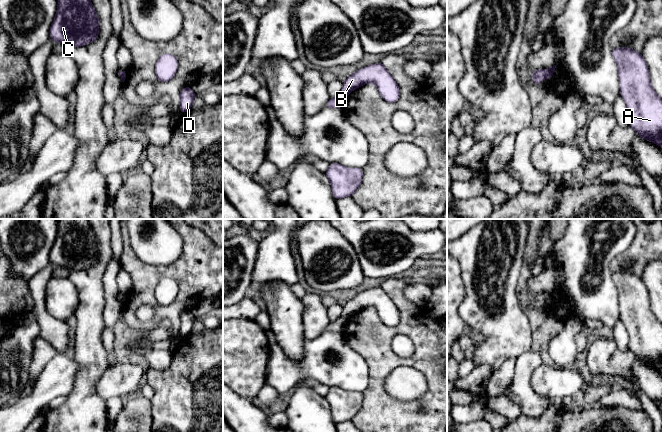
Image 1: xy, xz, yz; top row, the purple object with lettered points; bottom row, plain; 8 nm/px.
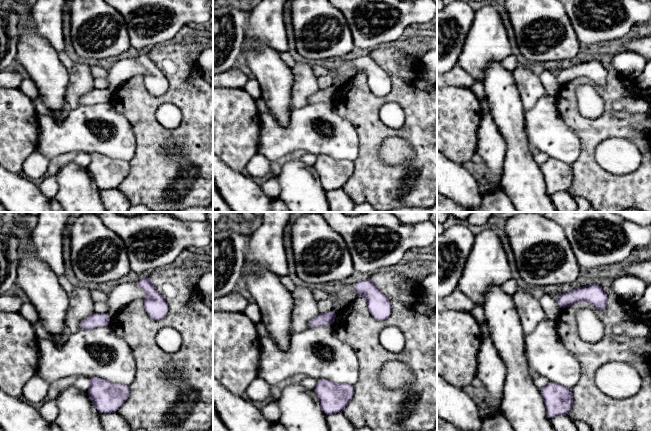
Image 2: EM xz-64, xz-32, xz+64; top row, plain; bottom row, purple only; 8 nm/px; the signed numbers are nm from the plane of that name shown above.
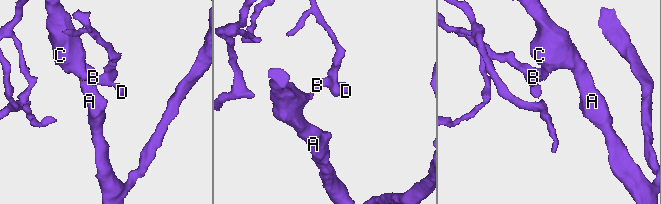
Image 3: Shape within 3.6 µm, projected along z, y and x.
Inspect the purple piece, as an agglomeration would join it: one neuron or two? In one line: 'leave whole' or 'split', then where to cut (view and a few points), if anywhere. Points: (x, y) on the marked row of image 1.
split | xz (342, 91), (347, 94)

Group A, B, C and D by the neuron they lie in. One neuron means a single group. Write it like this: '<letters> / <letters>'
A C / B D

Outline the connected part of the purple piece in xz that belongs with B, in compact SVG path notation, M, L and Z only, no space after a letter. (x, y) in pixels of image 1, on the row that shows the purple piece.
M383 63L370 64L357 70L343 81L342 92L348 94L366 83L374 83L386 102L394 103L400 97L399 86Z

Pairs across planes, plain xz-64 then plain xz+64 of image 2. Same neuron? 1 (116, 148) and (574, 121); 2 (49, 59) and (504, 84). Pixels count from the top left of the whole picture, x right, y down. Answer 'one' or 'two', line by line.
1: two
2: one

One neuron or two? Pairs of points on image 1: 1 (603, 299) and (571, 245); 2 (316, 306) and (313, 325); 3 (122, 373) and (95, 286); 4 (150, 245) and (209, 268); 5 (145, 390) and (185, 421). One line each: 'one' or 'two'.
1: one
2: one
3: two
4: two
5: two

